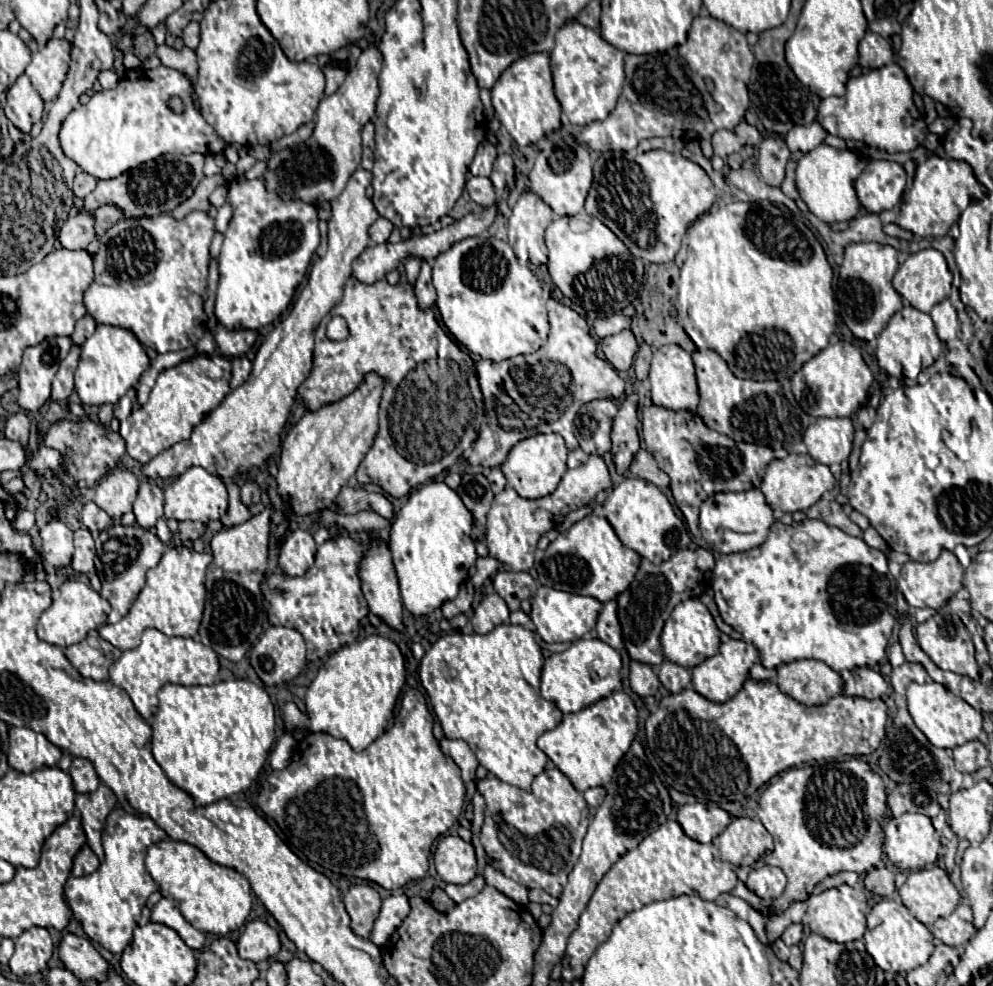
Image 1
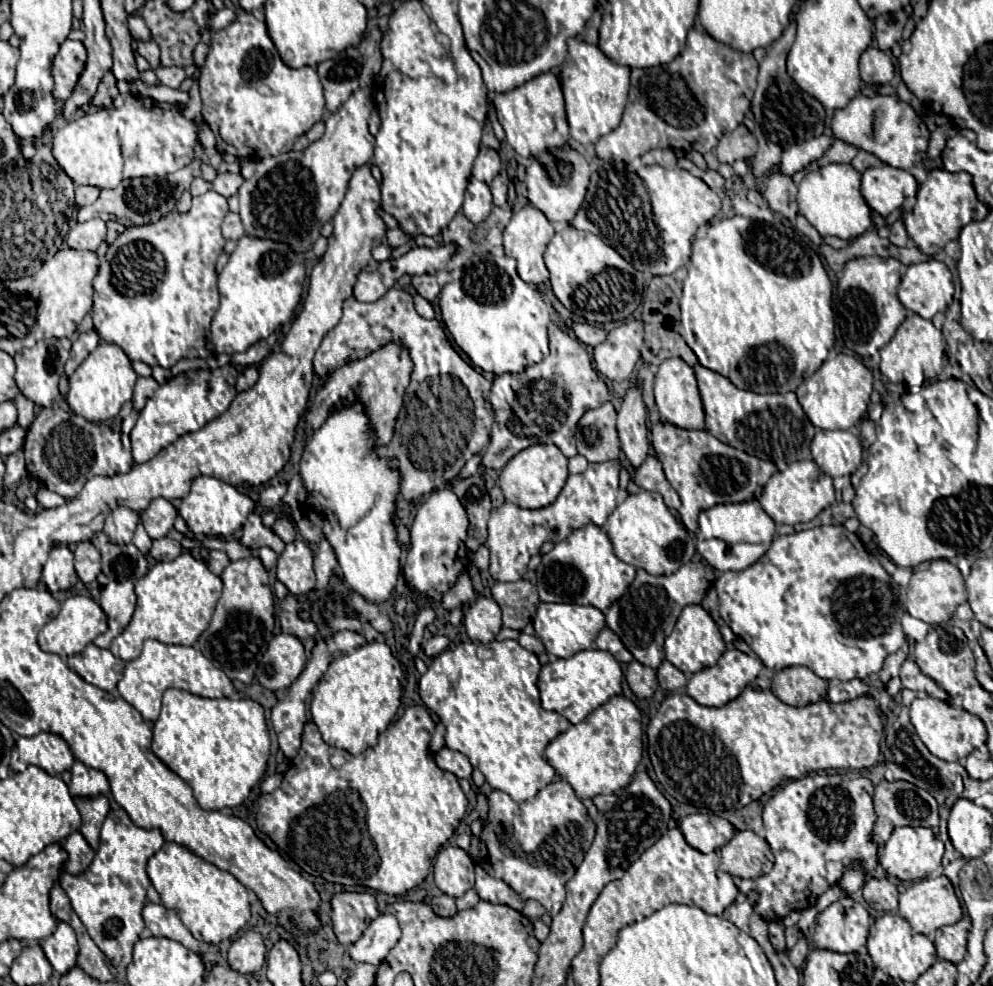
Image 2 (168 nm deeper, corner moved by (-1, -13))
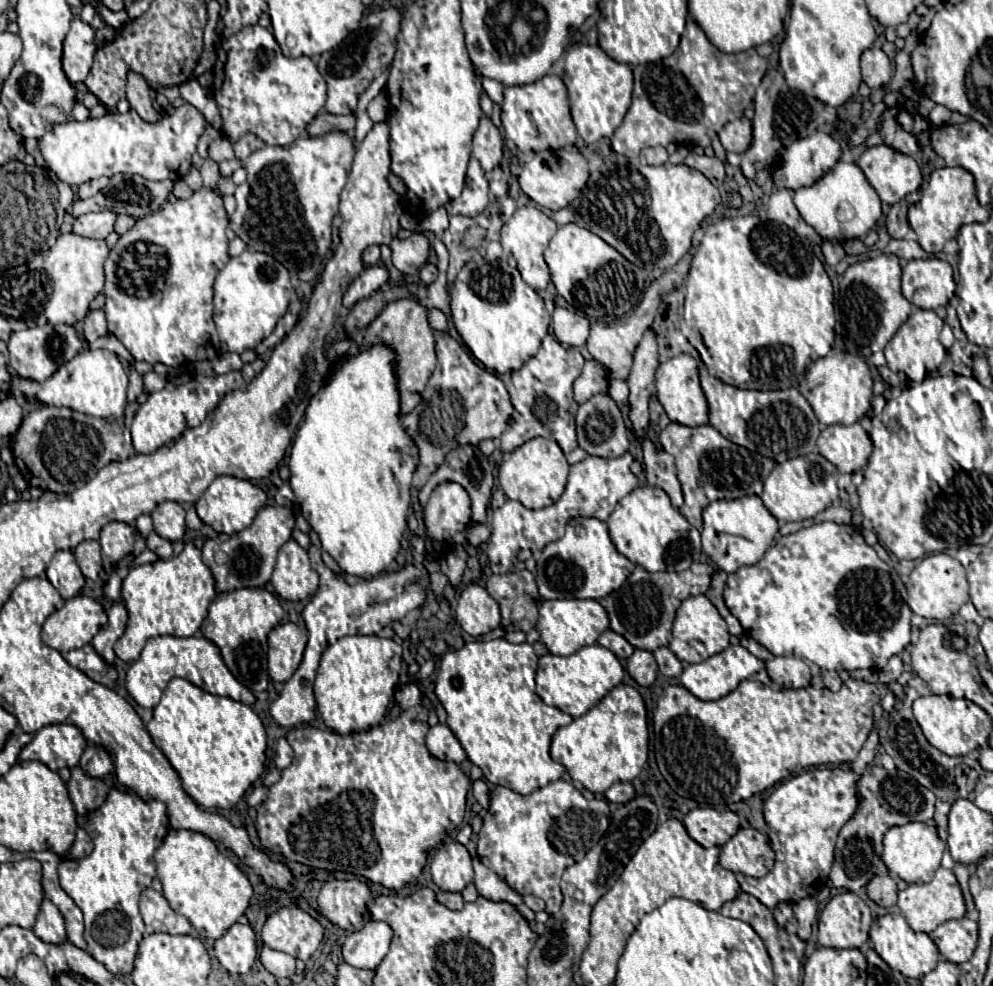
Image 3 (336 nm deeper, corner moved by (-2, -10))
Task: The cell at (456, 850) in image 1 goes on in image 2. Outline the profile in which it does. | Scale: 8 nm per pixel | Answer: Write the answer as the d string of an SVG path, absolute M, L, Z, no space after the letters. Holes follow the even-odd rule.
M445 846L435 858L433 876L441 892L451 898L459 898L475 886L475 864L459 846Z

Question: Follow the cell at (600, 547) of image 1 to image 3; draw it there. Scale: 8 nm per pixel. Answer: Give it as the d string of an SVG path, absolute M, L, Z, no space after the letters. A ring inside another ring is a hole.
M574 517L566 525L566 535L548 543L538 559L536 583L544 599L602 599L620 589L634 563L616 551L604 521L594 517Z

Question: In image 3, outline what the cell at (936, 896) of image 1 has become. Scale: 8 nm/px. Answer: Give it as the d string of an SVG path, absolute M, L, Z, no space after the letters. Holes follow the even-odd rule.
M942 867L934 873L930 883L908 885L908 889L900 891L898 893L898 907L900 907L902 915L906 917L908 925L914 931L924 931L924 933L932 933L944 921L962 919L966 915L966 905L964 905L962 889L960 889L958 881L956 881L954 873L948 871L948 869L942 869Z

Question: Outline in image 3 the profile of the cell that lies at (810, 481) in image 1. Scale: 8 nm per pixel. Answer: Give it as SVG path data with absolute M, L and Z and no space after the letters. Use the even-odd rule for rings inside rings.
M810 453L806 457L794 457L784 463L778 463L764 481L764 493L762 493L766 509L778 521L810 519L816 513L830 507L836 499L838 499L836 467L830 461L826 461L820 453Z

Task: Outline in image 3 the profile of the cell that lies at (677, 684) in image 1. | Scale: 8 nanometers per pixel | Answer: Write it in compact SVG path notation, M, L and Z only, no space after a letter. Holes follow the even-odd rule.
M660 647L654 651L654 657L656 657L656 663L658 663L658 669L662 675L666 677L678 677L682 673L682 663L680 659L668 649L668 647Z

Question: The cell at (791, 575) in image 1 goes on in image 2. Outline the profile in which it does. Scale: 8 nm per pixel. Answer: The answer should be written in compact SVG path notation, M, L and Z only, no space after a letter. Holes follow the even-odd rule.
M819 526L819 528L795 532L789 536L777 536L773 540L771 548L753 566L747 566L745 570L737 570L737 572L721 572L715 580L715 588L719 594L719 612L721 612L721 618L725 620L725 624L733 630L735 636L743 638L749 644L749 648L761 658L761 662L773 672L779 672L789 666L807 666L823 680L835 680L835 678L841 682L853 680L853 678L865 680L871 674L877 674L883 668L885 658L891 652L897 652L905 642L905 634L901 628L901 612L897 610L897 602L895 602L895 596L891 590L891 576L885 572L881 562L865 550L859 536L849 532L845 526Z

